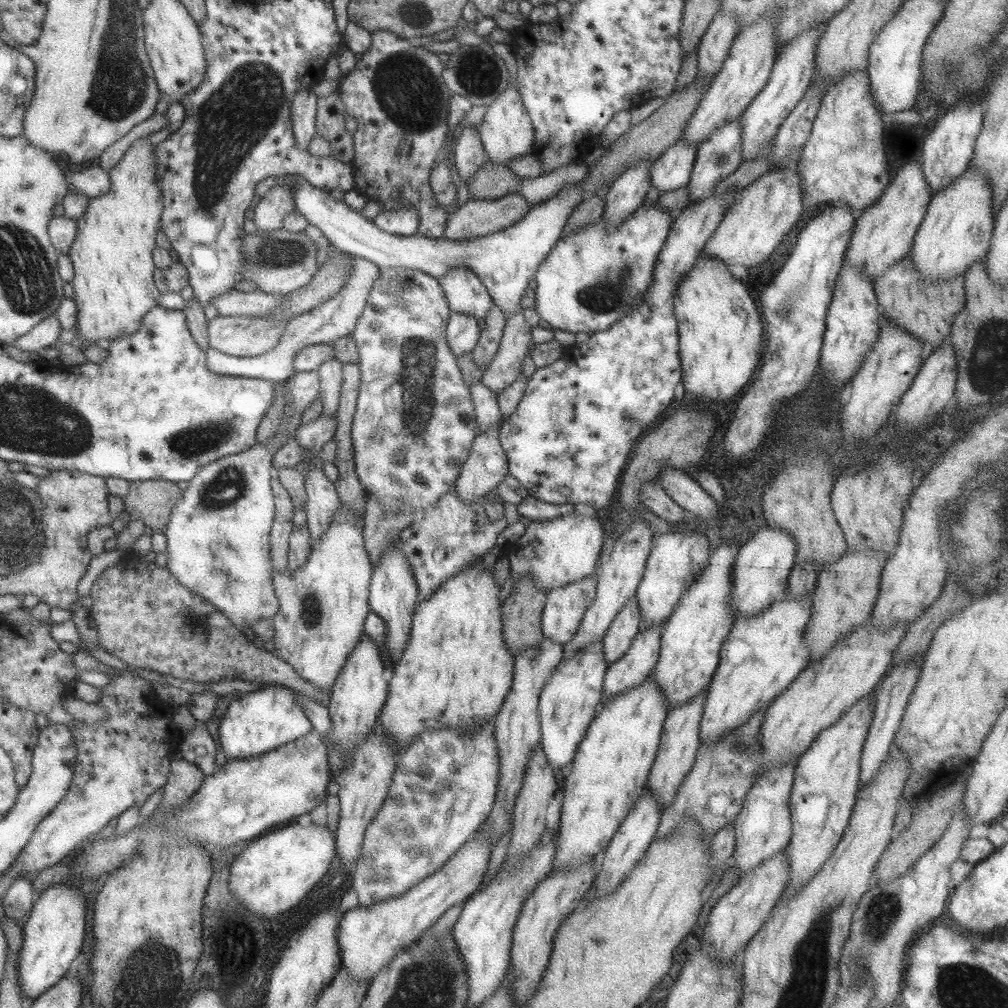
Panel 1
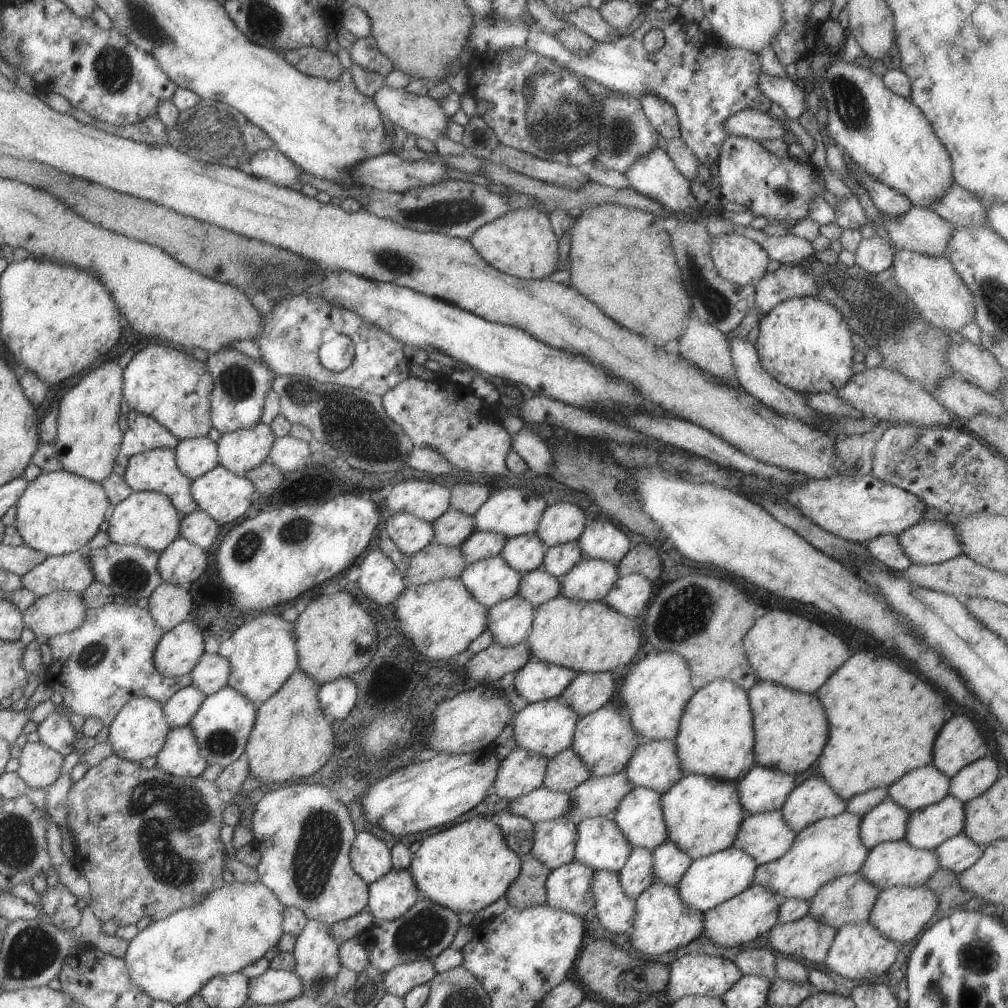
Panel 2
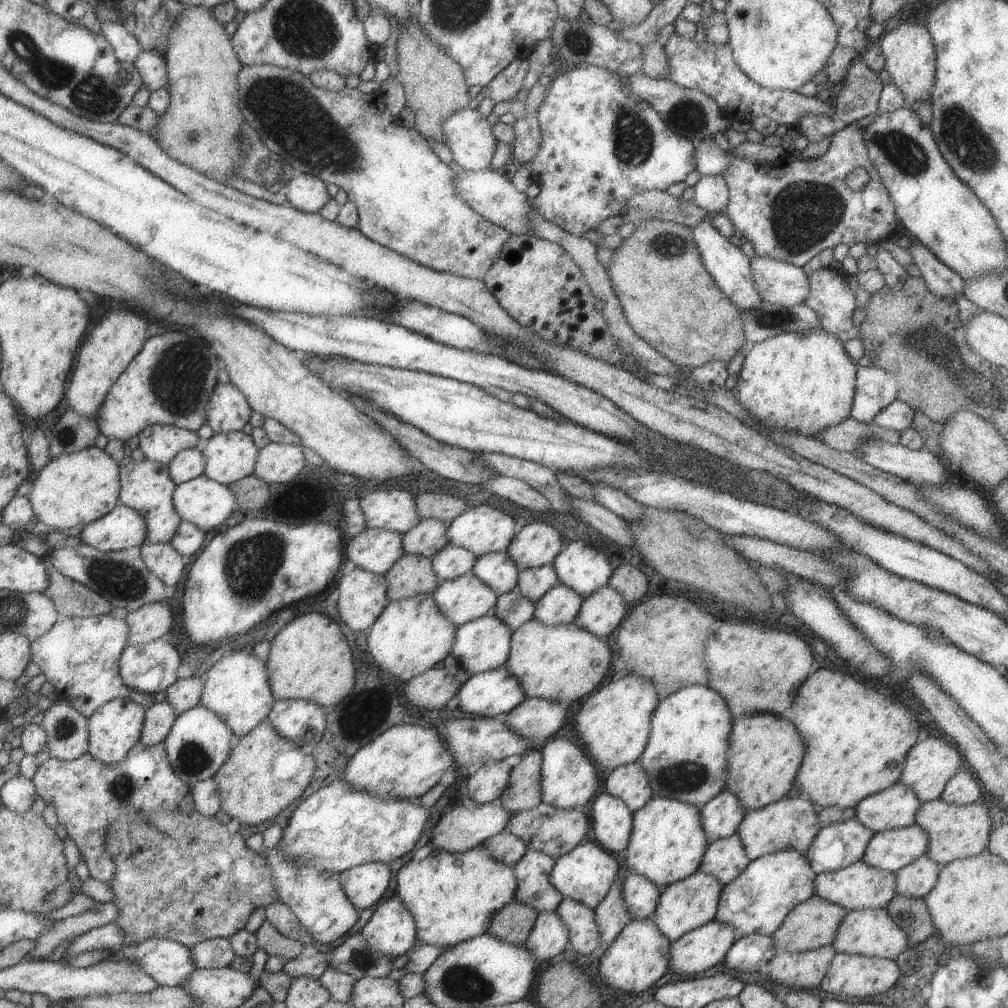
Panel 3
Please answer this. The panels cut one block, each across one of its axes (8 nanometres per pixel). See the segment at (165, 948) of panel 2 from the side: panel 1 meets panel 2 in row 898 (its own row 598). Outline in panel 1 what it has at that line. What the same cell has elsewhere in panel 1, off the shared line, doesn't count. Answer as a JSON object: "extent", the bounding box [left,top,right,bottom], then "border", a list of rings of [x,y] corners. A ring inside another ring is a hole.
{"extent":[161,370,319,628],"border":[[[315,370],[310,372],[296,372],[293,376],[291,376],[291,378],[289,378],[289,382],[291,382],[291,396],[287,401],[285,401],[285,407],[287,407],[288,410],[285,410],[282,422],[280,423],[276,434],[274,434],[270,440],[264,442],[264,444],[256,442],[251,448],[245,449],[237,454],[223,456],[199,468],[199,470],[193,475],[193,478],[188,480],[187,484],[183,487],[181,498],[175,502],[175,506],[167,518],[167,524],[164,526],[163,531],[161,531],[165,535],[166,540],[166,569],[178,580],[179,584],[183,585],[183,588],[186,588],[189,592],[192,592],[197,596],[200,596],[204,601],[206,600],[208,603],[211,603],[219,612],[222,612],[225,615],[225,618],[227,618],[233,626],[238,628],[241,626],[251,627],[252,624],[256,623],[256,620],[263,620],[264,618],[271,619],[272,616],[275,616],[275,613],[279,608],[279,601],[274,595],[272,583],[274,571],[272,570],[269,554],[270,528],[274,517],[274,498],[270,487],[270,481],[274,477],[274,473],[271,470],[272,454],[281,445],[285,444],[289,438],[294,438],[294,430],[300,424],[299,419],[302,415],[303,409],[307,408],[307,406],[313,403],[319,396],[319,376],[317,376],[317,372],[315,372]]]}

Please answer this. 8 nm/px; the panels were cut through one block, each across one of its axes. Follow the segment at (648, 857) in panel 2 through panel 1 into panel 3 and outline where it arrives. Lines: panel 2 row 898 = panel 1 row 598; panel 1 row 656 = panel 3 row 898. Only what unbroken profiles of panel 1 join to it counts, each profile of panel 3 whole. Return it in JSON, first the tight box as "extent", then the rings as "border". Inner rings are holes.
{"extent":[594,882,630,950],"border":[[[621,882],[613,884],[605,898],[594,908],[594,919],[598,930],[601,950],[605,950],[630,921],[630,916],[623,908]]]}

